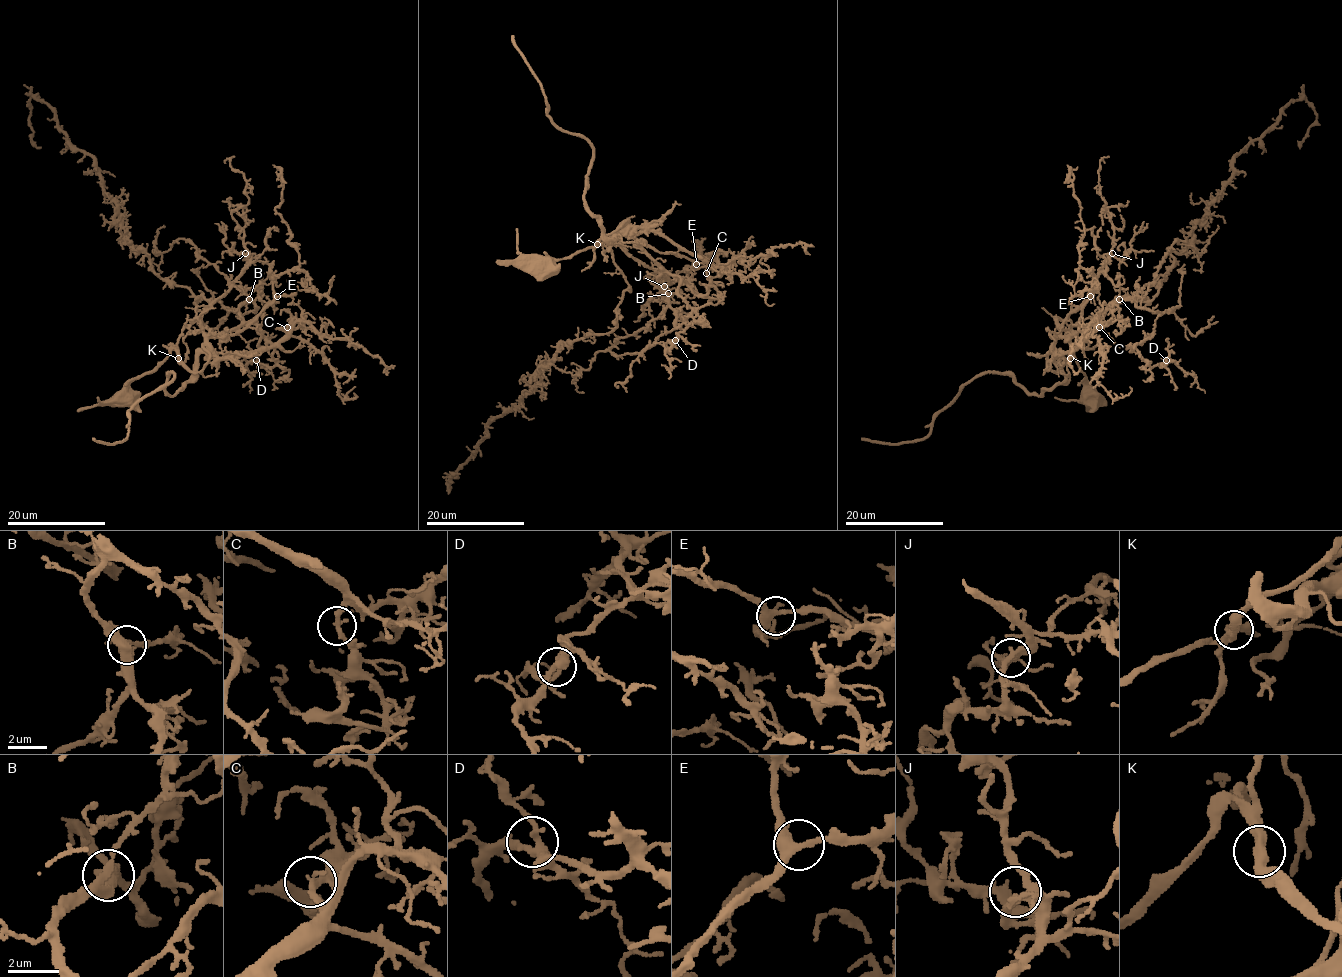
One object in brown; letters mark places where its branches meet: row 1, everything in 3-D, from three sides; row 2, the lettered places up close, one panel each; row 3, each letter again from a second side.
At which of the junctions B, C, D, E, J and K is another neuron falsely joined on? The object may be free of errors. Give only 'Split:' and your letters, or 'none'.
Split: K

